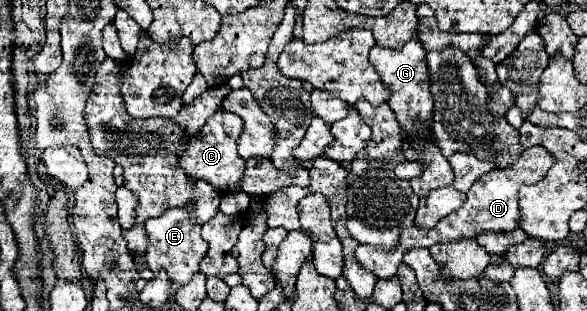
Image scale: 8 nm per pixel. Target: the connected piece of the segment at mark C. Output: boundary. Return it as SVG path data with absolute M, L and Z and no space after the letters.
M217 112L217 116L211 116L201 132L197 136L191 136L189 148L183 152L179 160L179 168L187 172L193 180L205 180L209 182L219 194L231 194L239 192L239 182L245 172L245 160L237 154L237 138L243 132L243 120L237 114L229 112Z

